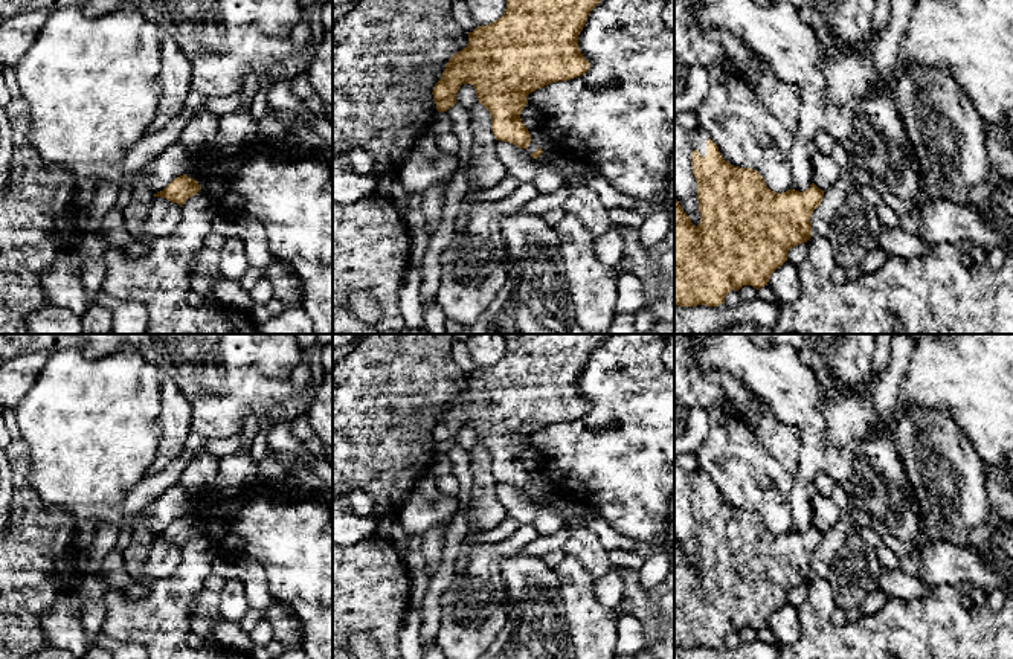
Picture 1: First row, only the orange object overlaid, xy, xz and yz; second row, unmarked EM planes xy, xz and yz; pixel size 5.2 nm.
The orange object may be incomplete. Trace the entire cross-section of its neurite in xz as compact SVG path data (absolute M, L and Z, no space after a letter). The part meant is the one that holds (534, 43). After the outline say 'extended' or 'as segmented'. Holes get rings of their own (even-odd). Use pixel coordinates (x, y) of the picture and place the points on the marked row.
M506 0L505 14L468 34L468 44L456 52L433 87L438 111L456 104L462 84L471 84L478 101L491 114L491 131L496 140L510 142L526 149L529 131L520 119L528 104L526 96L551 82L568 81L584 75L590 64L578 47L578 35L587 15L601 0Z | as segmented

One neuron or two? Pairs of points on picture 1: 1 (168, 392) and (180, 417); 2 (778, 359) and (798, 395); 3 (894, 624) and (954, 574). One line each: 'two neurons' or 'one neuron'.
1: one neuron
2: one neuron
3: two neurons

